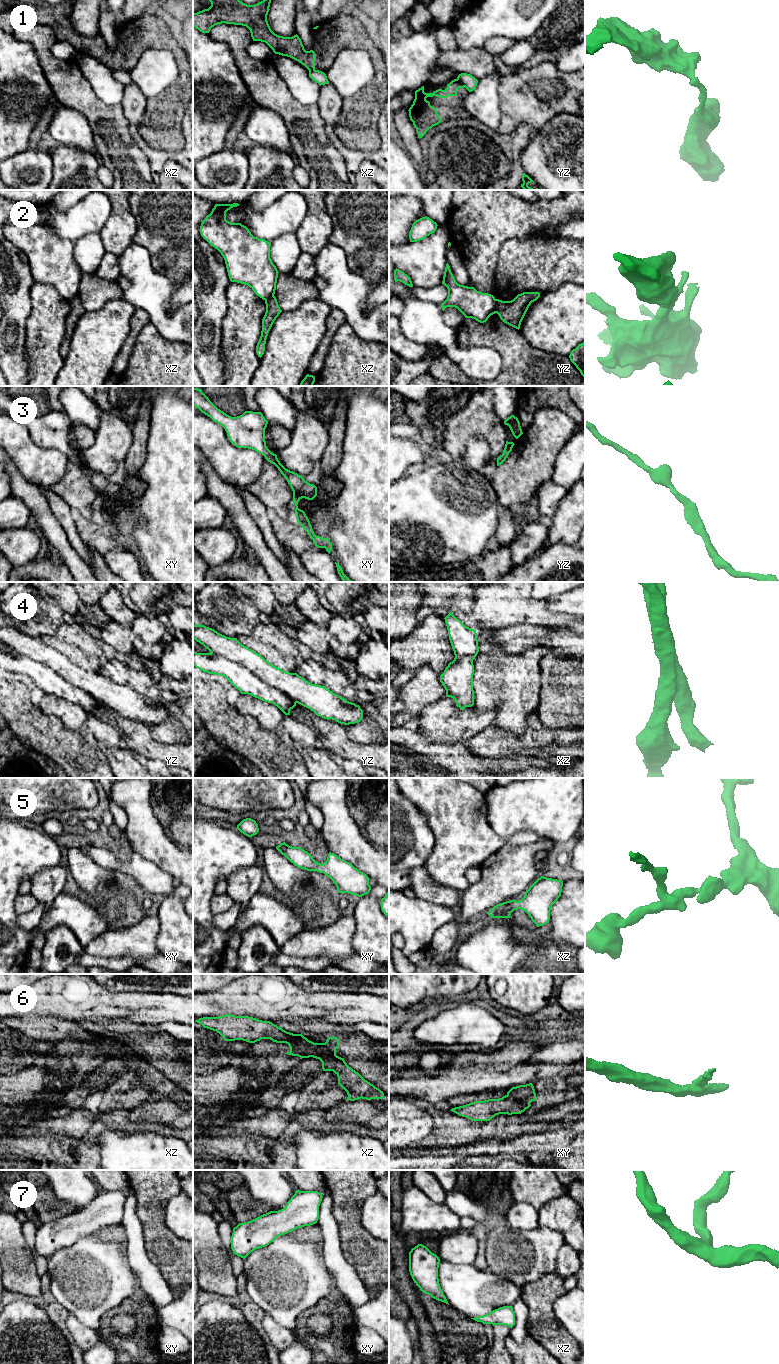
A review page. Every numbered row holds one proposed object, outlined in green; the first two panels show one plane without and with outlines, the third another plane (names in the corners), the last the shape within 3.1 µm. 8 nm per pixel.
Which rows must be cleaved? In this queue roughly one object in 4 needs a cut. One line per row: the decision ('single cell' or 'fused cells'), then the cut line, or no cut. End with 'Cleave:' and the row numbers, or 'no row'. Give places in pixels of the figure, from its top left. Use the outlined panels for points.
1: fused cells; cut yz (457, 78), (464, 86)
2: fused cells; cut yz (495, 299), (495, 310), (497, 312)
3: single cell; cut none
4: single cell; cut none
5: single cell; cut none
6: fused cells; cut xy (507, 1094), (510, 1098), (525, 1100), (529, 1103)
7: single cell; cut none
Cleave: 1, 2, 6

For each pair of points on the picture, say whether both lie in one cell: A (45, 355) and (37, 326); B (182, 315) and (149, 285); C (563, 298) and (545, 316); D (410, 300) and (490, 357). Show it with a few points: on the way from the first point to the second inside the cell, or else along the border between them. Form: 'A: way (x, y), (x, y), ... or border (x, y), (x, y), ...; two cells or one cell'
A: way (42, 348), (42, 333); one cell
B: way (170, 319), (167, 319), (159, 311), (154, 297); one cell
C: way (559, 302), (549, 312); one cell
D: way (427, 321), (463, 357), (469, 357); one cell

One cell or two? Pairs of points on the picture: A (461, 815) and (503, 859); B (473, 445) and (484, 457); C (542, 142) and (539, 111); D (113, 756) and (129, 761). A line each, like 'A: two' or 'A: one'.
A: two
B: one
C: two
D: one

